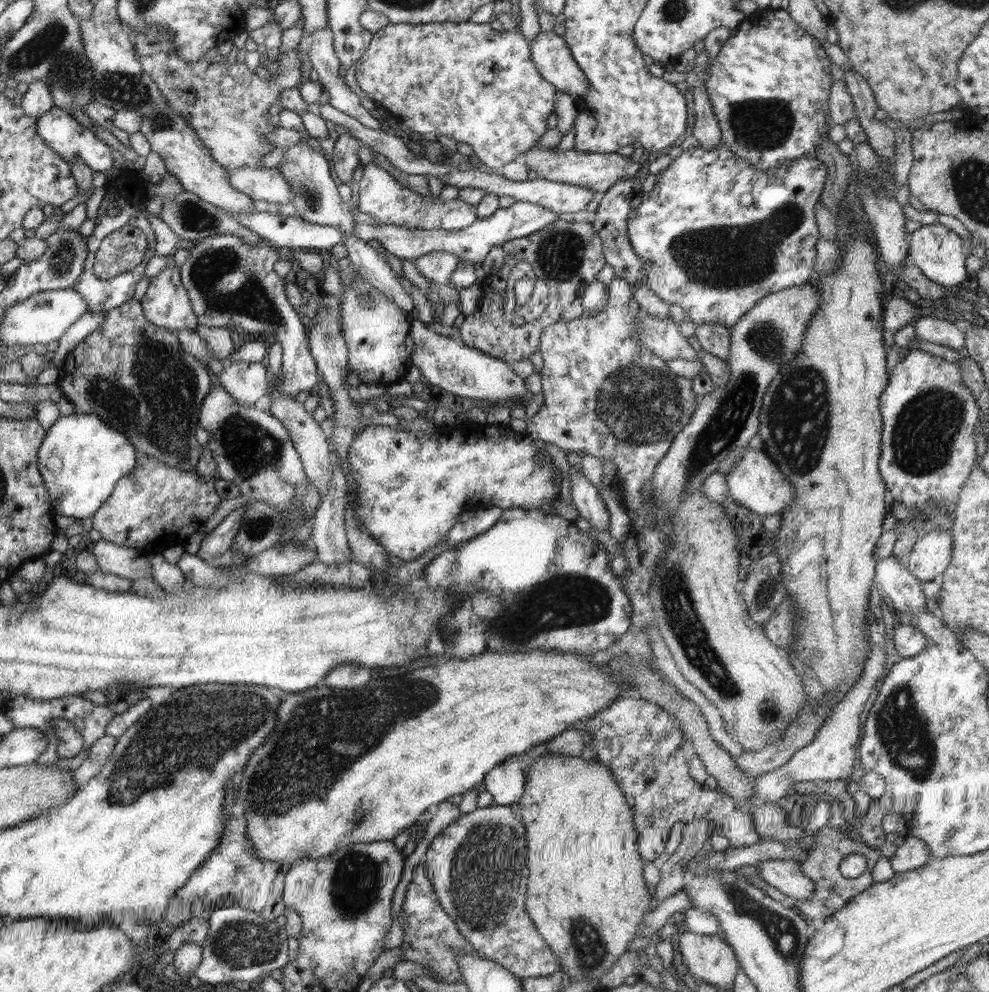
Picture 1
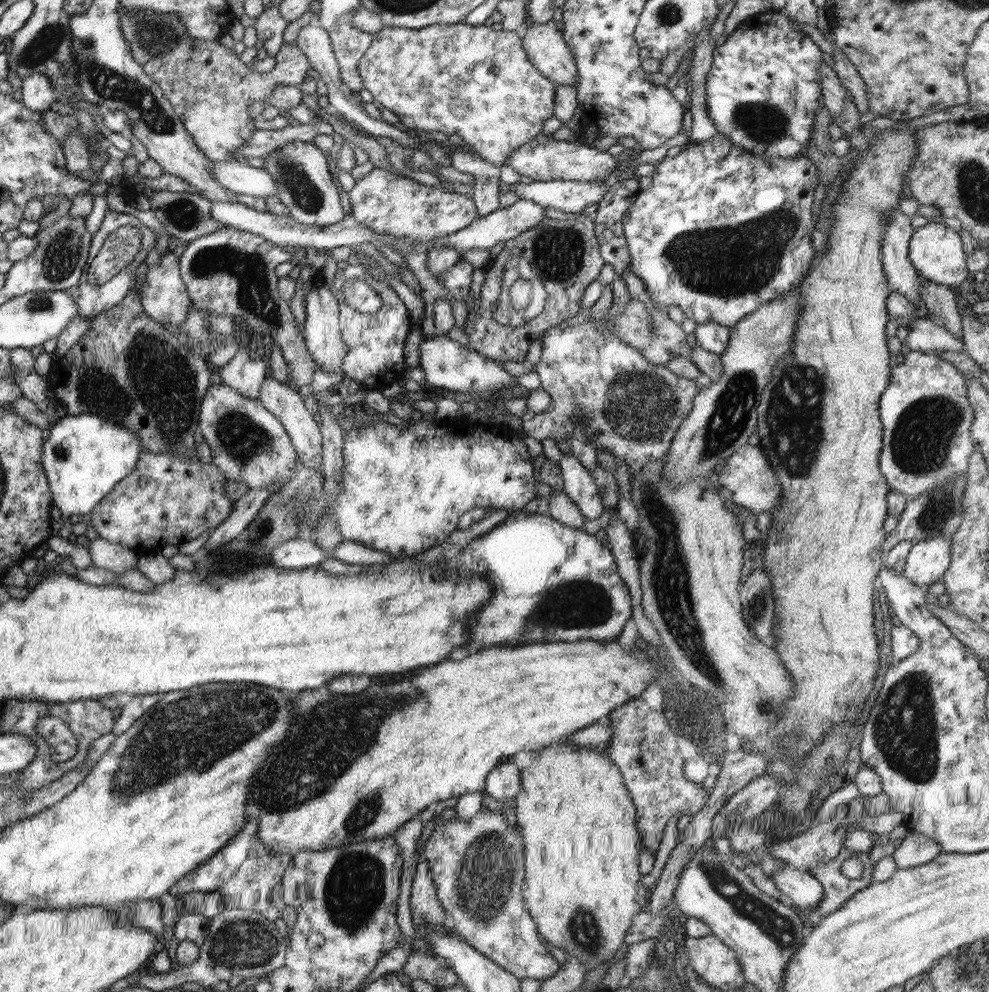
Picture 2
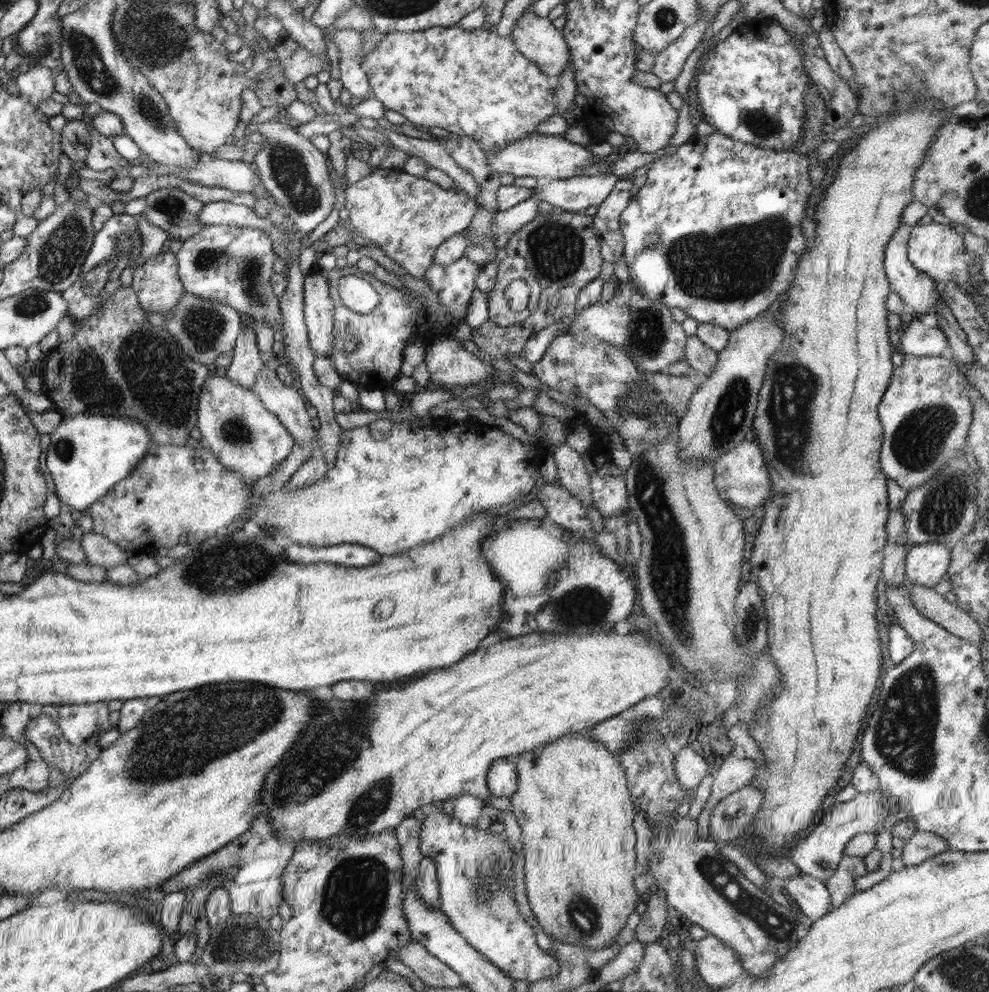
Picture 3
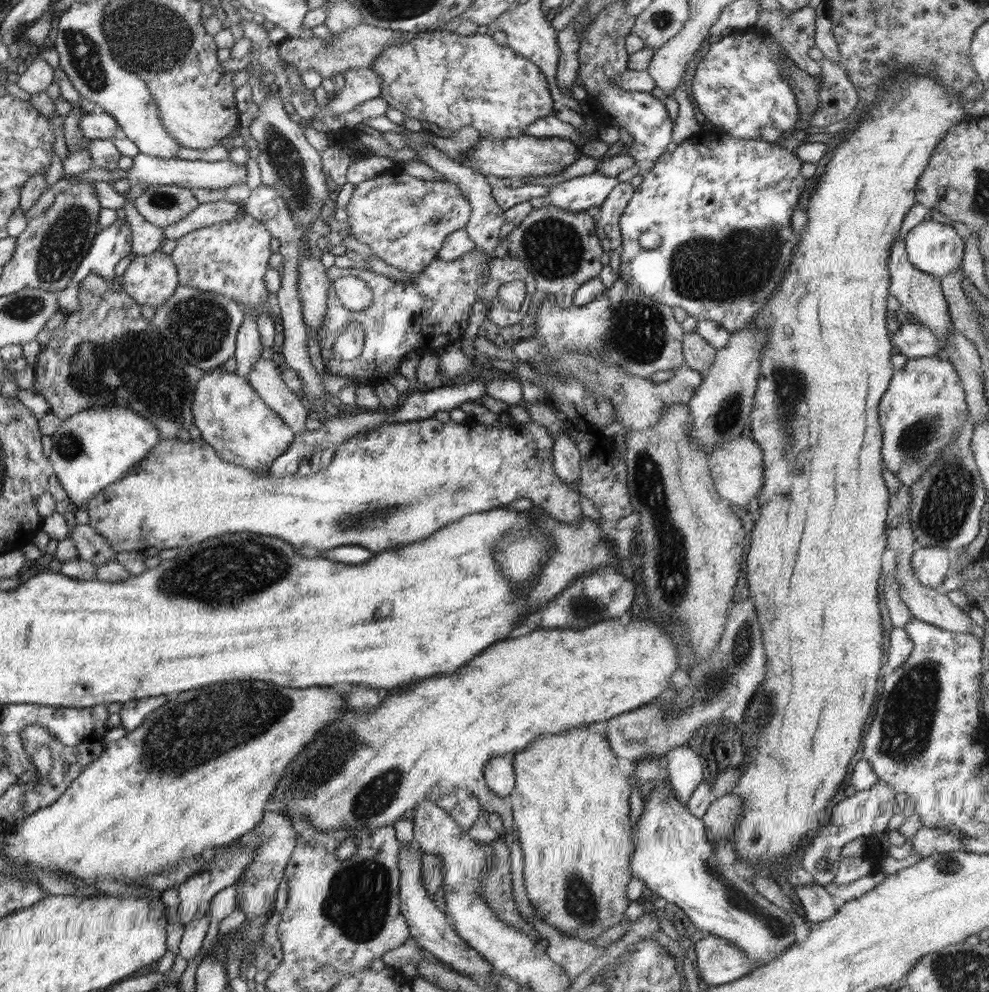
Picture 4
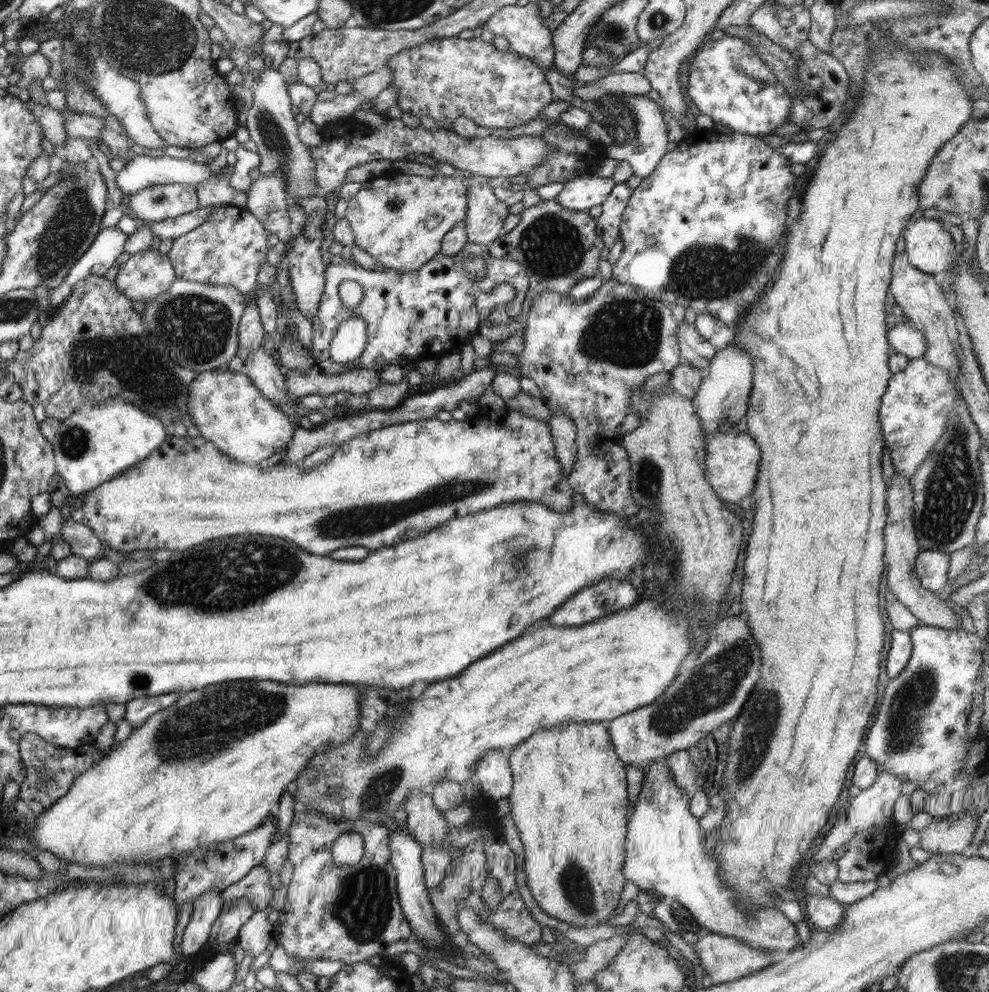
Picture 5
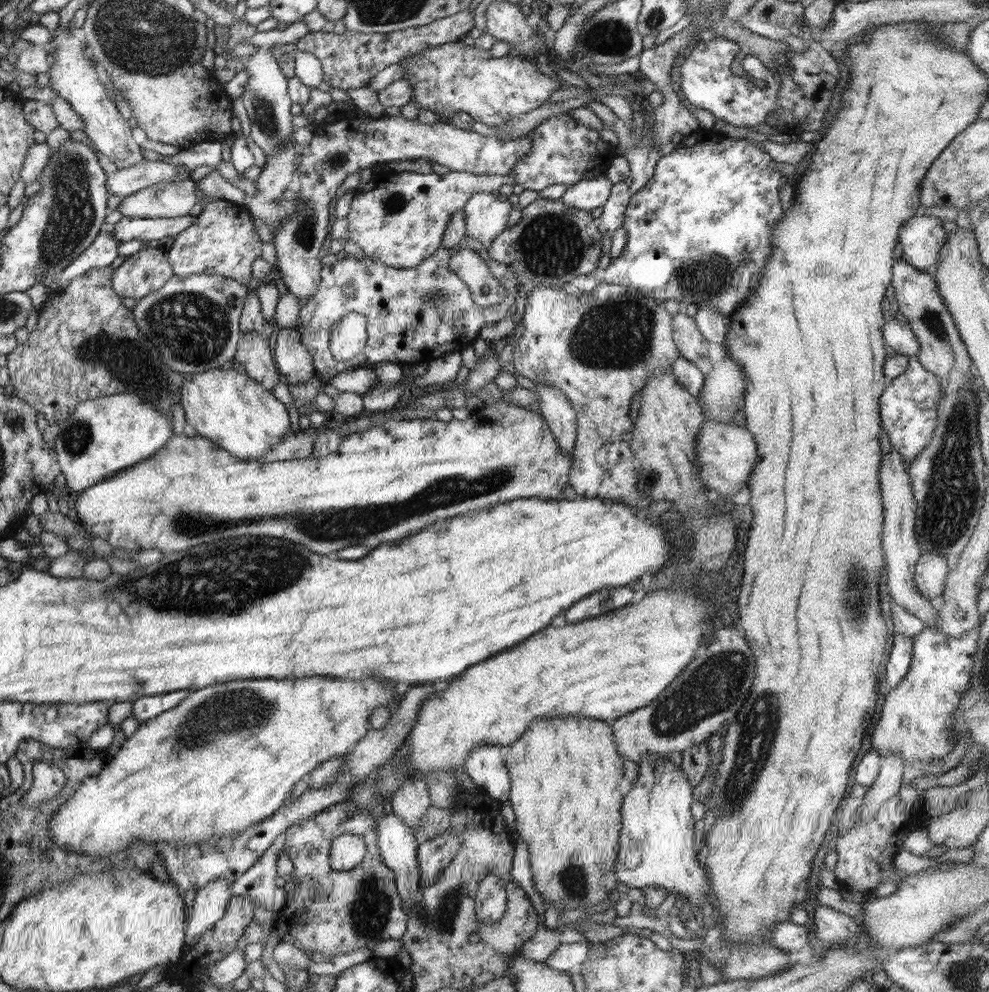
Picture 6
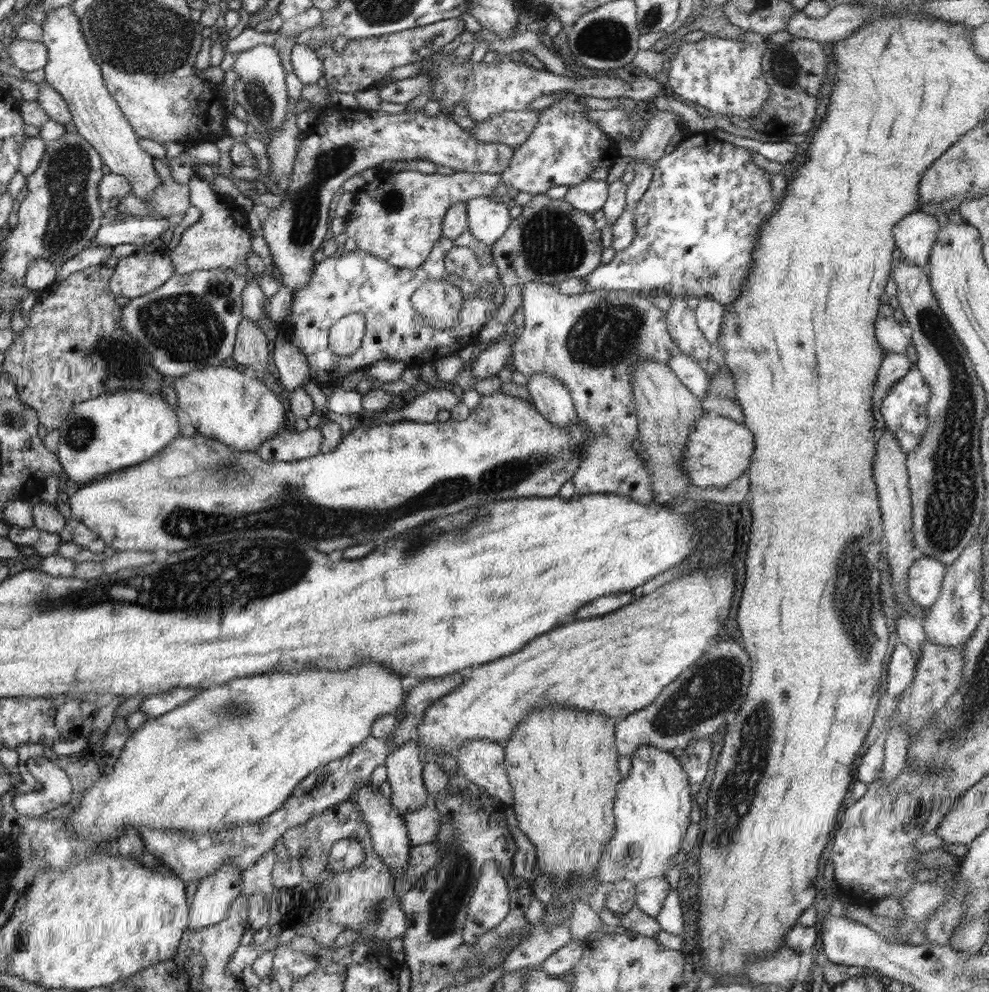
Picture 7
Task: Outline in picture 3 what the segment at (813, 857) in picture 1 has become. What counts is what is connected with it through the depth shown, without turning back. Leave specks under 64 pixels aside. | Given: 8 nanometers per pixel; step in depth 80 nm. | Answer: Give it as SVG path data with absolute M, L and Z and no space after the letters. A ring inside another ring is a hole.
M842 855L832 876L823 880L832 898L832 909L840 907L850 896L854 895L855 878L865 873L866 867L862 858Z

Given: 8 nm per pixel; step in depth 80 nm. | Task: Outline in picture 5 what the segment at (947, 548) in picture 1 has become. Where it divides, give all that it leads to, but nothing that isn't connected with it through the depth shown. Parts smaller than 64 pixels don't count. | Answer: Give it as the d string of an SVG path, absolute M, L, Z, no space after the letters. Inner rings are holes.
M921 550L915 562L915 574L925 589L939 593L948 583L950 555L939 550Z

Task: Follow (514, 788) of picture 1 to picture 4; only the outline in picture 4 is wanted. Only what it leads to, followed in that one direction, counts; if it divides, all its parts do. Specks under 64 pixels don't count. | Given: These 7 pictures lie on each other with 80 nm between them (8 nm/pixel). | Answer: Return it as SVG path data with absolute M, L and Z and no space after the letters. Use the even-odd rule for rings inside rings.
M512 753L504 757L492 757L484 765L483 782L500 798L508 797L514 791L516 778L512 768Z

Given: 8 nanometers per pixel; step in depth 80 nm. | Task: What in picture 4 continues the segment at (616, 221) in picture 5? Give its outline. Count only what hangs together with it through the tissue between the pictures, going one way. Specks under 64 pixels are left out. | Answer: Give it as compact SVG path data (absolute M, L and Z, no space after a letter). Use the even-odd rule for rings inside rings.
M620 181L600 205L600 218L595 220L595 233L600 239L603 252L612 253L620 250L623 238L619 229L619 218L634 191L635 188L629 181Z

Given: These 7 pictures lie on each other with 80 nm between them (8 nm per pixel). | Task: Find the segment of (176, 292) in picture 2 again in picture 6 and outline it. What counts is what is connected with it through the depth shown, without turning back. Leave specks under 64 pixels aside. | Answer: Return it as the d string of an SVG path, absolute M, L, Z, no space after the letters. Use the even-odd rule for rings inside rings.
M156 244L147 245L113 270L111 285L116 294L138 301L160 290L175 276L167 253Z

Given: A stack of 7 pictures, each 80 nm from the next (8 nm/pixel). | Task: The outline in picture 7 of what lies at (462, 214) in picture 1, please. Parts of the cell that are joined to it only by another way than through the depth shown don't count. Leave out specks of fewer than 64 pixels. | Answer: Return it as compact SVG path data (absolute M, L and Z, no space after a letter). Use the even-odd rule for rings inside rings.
M403 170L390 174L388 180L377 180L355 192L354 207L347 216L346 234L356 241L360 250L376 255L399 269L418 268L428 257L433 246L441 239L445 212L456 202L467 202L474 197L488 197L501 183L501 176L490 173L456 171L450 175L422 174Z

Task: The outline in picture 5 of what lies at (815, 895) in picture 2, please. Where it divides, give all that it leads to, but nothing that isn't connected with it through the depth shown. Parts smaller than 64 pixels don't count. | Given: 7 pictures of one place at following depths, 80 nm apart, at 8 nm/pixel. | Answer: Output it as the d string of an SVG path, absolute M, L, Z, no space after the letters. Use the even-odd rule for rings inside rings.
M806 896L806 918L813 930L833 931L842 920L845 908L826 896Z

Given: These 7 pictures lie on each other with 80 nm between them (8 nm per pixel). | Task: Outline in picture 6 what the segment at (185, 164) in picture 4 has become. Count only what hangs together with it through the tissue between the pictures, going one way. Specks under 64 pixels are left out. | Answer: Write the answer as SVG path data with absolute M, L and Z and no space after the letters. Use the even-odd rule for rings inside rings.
M144 159L134 166L117 169L108 177L108 191L123 198L130 196L143 188L153 184L166 182L167 180L178 181L177 169L164 159L152 161Z

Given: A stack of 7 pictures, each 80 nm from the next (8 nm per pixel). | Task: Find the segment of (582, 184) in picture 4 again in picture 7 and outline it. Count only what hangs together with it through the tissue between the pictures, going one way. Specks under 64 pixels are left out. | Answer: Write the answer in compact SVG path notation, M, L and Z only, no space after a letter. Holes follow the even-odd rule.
M587 180L578 186L569 187L563 199L576 210L592 215L604 206L608 195L607 181Z

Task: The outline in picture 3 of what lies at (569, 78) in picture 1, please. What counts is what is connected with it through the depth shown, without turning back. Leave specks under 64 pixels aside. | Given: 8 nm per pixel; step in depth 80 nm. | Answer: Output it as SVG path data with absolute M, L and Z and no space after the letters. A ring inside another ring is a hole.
M531 5L520 17L510 35L517 49L546 76L560 76L569 64L570 51L560 32L548 17L536 16Z

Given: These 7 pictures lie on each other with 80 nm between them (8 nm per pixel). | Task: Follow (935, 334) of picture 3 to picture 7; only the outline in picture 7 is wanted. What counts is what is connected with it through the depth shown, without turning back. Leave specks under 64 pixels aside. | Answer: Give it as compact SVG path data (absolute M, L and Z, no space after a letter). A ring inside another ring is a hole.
M878 316L875 329L877 330L876 340L885 353L907 355L908 350L913 348L910 335L904 332L902 324L896 322L893 318Z

